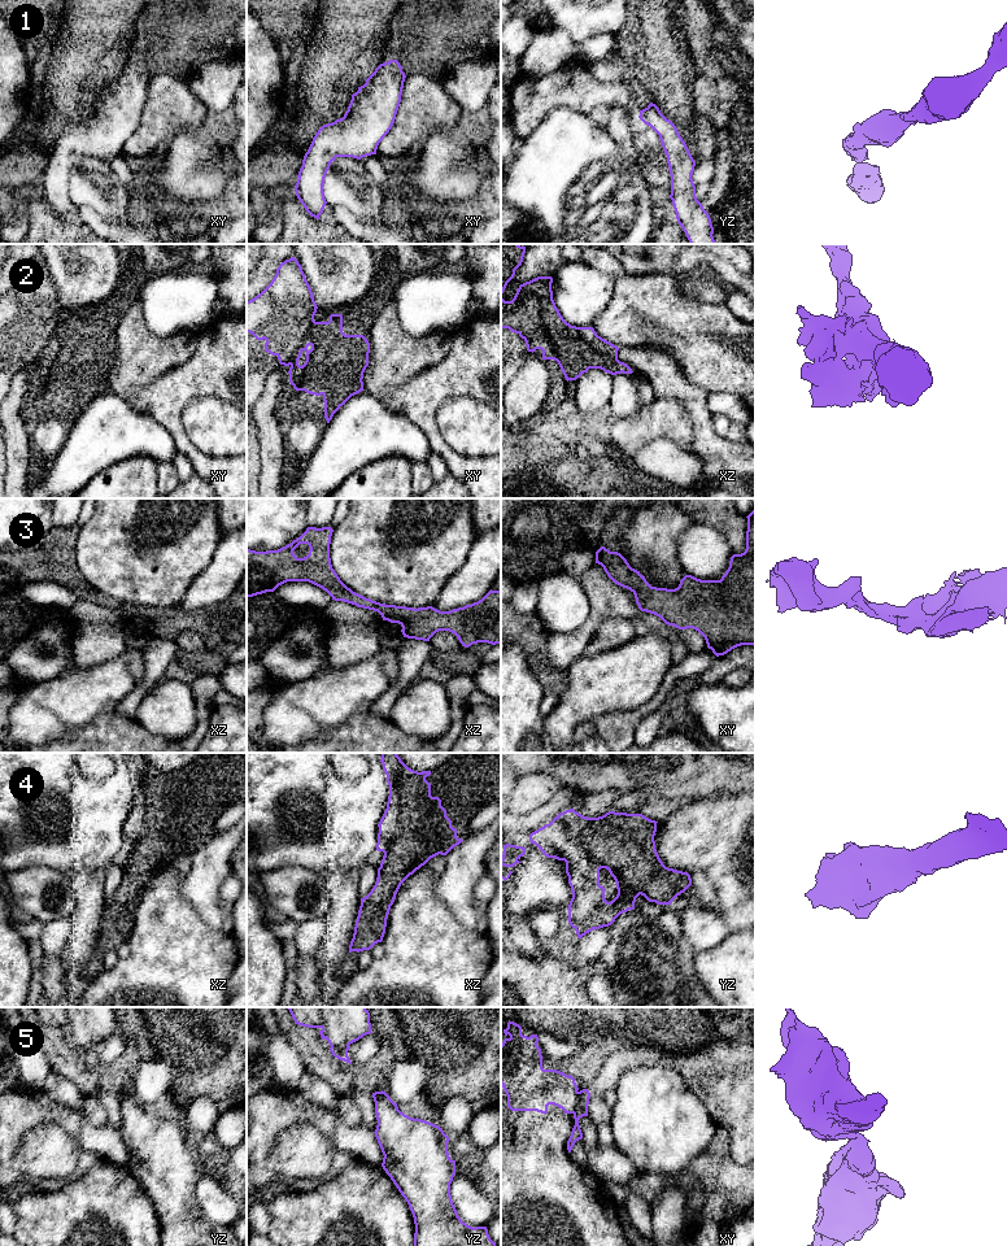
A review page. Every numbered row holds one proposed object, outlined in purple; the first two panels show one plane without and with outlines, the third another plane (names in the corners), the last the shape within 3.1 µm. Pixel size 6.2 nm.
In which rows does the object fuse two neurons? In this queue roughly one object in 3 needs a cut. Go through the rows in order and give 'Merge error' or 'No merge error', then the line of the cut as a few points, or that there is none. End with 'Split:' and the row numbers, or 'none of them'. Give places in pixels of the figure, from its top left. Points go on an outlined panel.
1: No merge error. No split
2: No merge error. No split
3: No merge error. No split
4: No merge error. No split
5: Merge error. Split along xy (580, 1092), (574, 1114)
Split: 5

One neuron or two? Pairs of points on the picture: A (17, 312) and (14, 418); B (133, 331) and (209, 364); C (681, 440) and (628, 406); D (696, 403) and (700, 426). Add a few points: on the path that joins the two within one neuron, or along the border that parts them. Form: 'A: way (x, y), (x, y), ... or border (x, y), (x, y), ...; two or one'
A: border (26, 364), (31, 365), (35, 370); two
B: border (197, 340), (195, 352), (186, 361), (165, 373); two
C: border (643, 405), (636, 413), (619, 419); two
D: way (697, 408), (700, 421); one

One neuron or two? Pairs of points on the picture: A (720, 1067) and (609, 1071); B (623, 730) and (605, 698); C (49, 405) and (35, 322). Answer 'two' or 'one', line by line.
A: one
B: two
C: one

